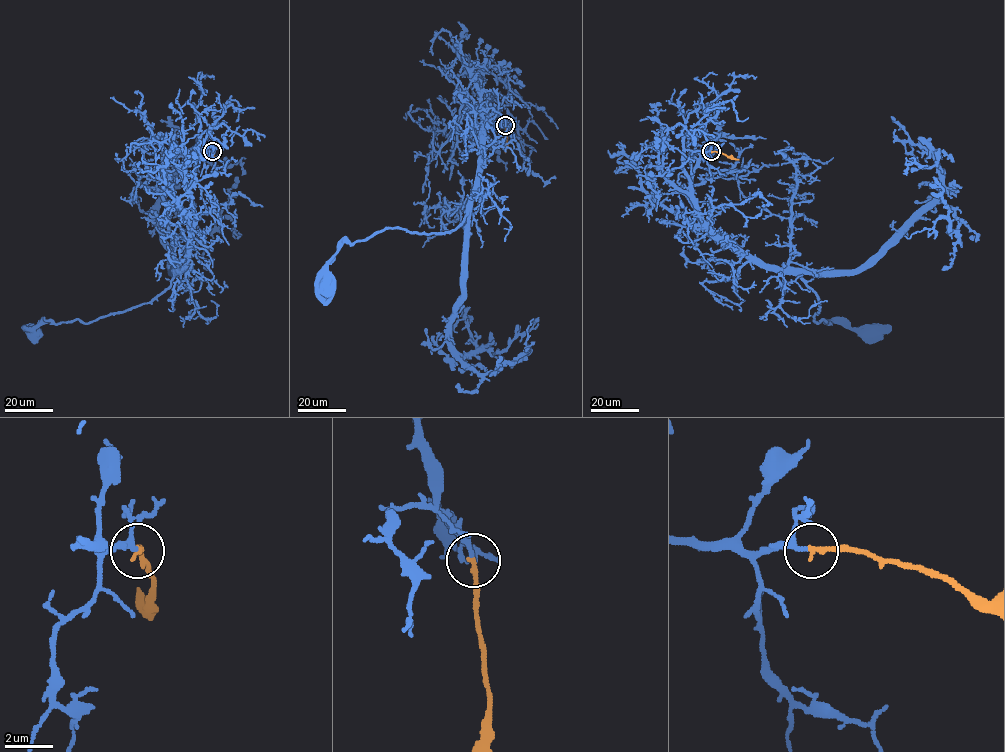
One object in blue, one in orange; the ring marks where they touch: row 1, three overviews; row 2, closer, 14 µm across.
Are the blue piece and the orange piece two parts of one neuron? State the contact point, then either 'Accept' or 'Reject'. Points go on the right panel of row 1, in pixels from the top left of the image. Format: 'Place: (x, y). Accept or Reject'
Place: (711, 151). Accept

